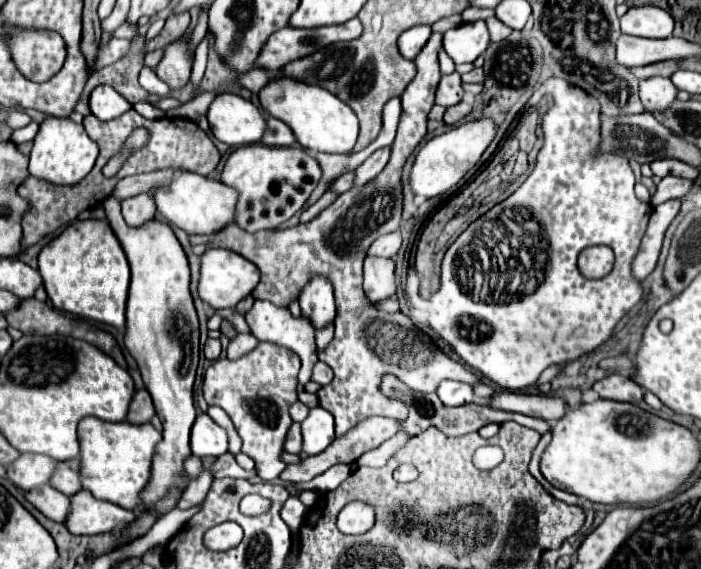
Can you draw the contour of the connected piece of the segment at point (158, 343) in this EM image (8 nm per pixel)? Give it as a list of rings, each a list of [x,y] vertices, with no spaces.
[[[107,198],[103,206],[131,268],[125,346],[135,358],[145,388],[153,398],[157,416],[163,422],[163,440],[157,444],[153,478],[147,490],[141,494],[143,506],[151,506],[151,502],[155,502],[155,498],[159,498],[159,494],[171,486],[175,474],[183,470],[183,458],[191,454],[189,434],[195,422],[193,382],[199,362],[199,322],[189,292],[187,256],[171,226],[151,220],[147,226],[131,228],[125,224],[119,202],[115,202],[115,198]]]

